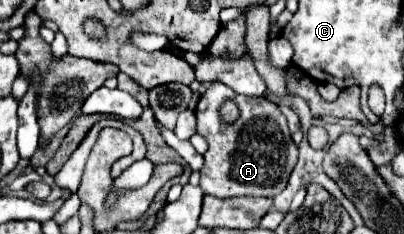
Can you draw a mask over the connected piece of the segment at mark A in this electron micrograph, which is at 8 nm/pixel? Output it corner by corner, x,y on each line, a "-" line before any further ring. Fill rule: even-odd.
214,82
210,84
210,90
206,90
200,96
200,102
196,106
196,120
196,132
204,136
208,142
208,150
204,154
204,166
200,170
202,172
200,186
204,194
216,198
232,198
232,196
272,198
286,188
288,176
298,160
298,150
288,132
286,116
280,112
278,104
270,102
268,98
234,94
234,90
228,88
226,84
-
226,100
236,102
240,110
238,120
232,124
226,124
216,118
216,106
220,106

